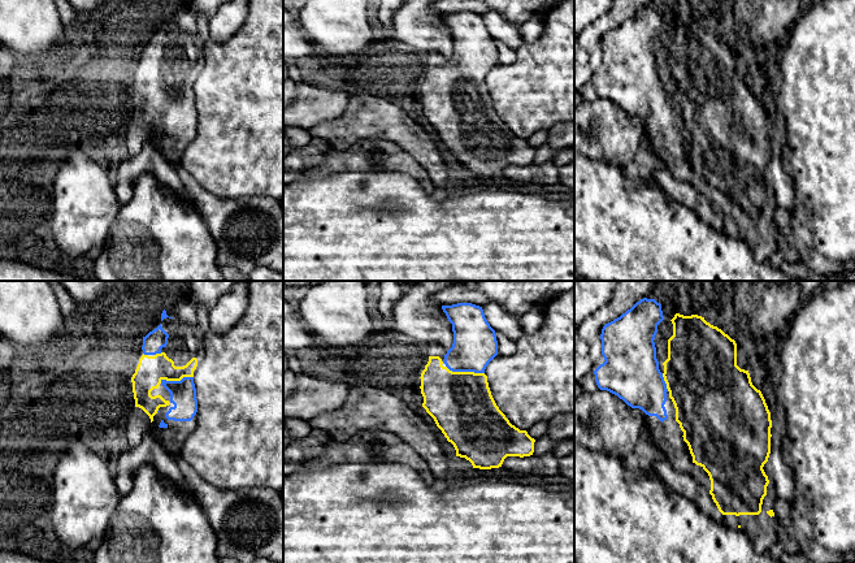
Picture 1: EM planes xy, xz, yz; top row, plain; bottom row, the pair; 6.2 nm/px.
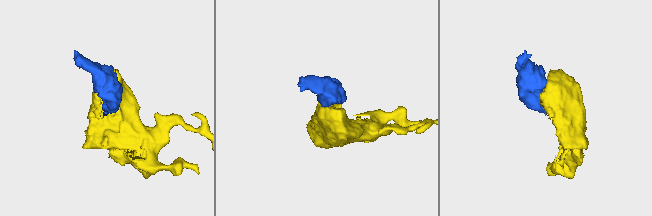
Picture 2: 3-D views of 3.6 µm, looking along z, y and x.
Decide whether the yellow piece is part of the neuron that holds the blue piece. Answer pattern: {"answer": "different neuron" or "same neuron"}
{"answer": "same neuron"}

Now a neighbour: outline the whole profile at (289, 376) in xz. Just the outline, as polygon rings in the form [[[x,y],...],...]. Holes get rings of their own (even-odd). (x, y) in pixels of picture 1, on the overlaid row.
[[[288,369],[285,371],[283,372],[283,399],[292,395],[295,382],[296,382],[296,373]]]

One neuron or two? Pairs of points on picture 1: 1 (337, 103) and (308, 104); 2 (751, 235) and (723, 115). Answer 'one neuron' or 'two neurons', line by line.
1: one neuron
2: one neuron

